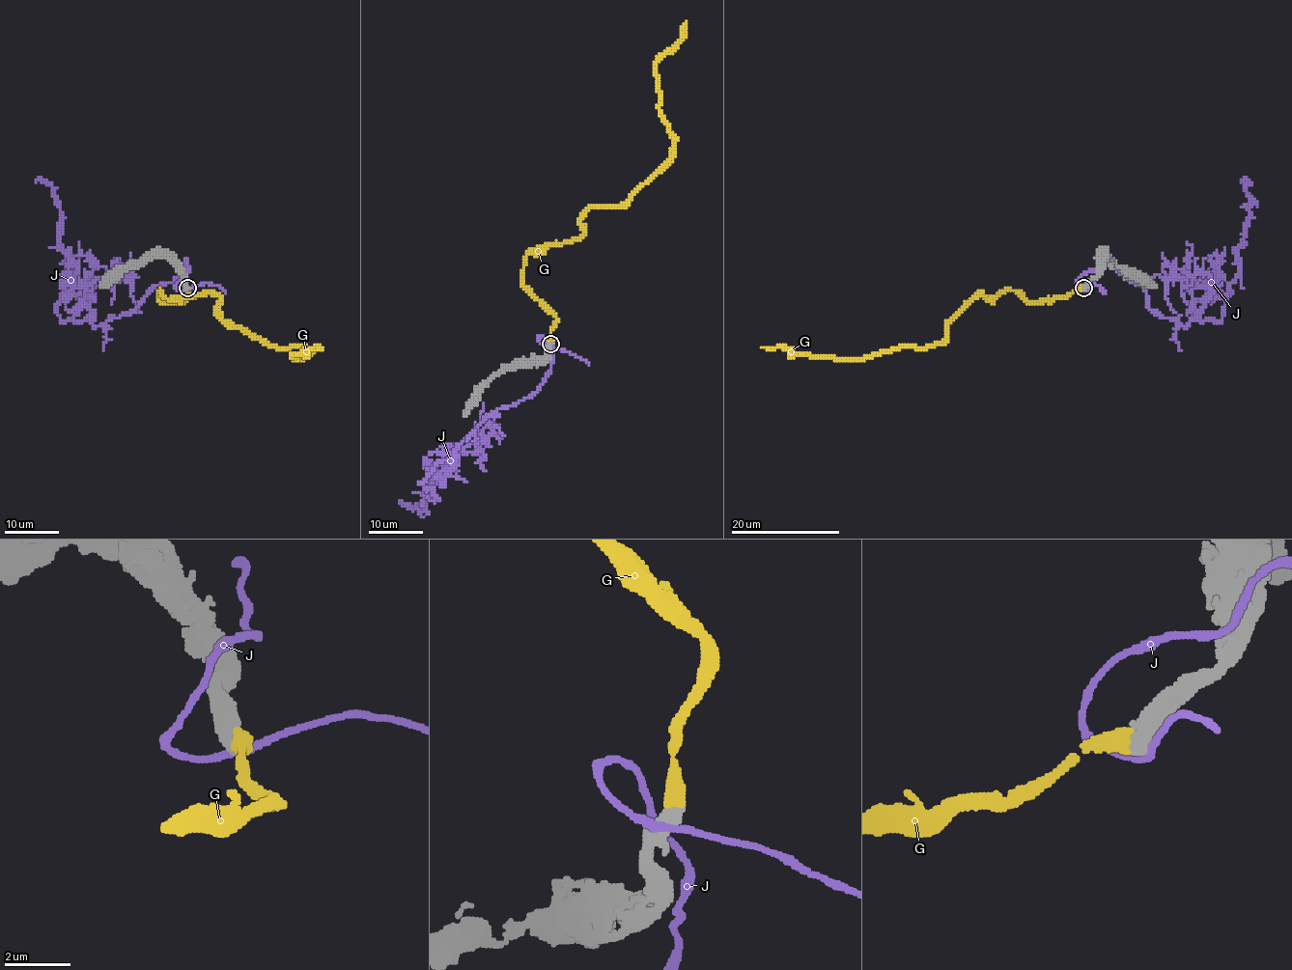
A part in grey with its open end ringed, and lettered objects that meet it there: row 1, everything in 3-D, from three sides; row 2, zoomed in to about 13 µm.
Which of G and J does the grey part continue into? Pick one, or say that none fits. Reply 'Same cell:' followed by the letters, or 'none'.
Same cell: G

